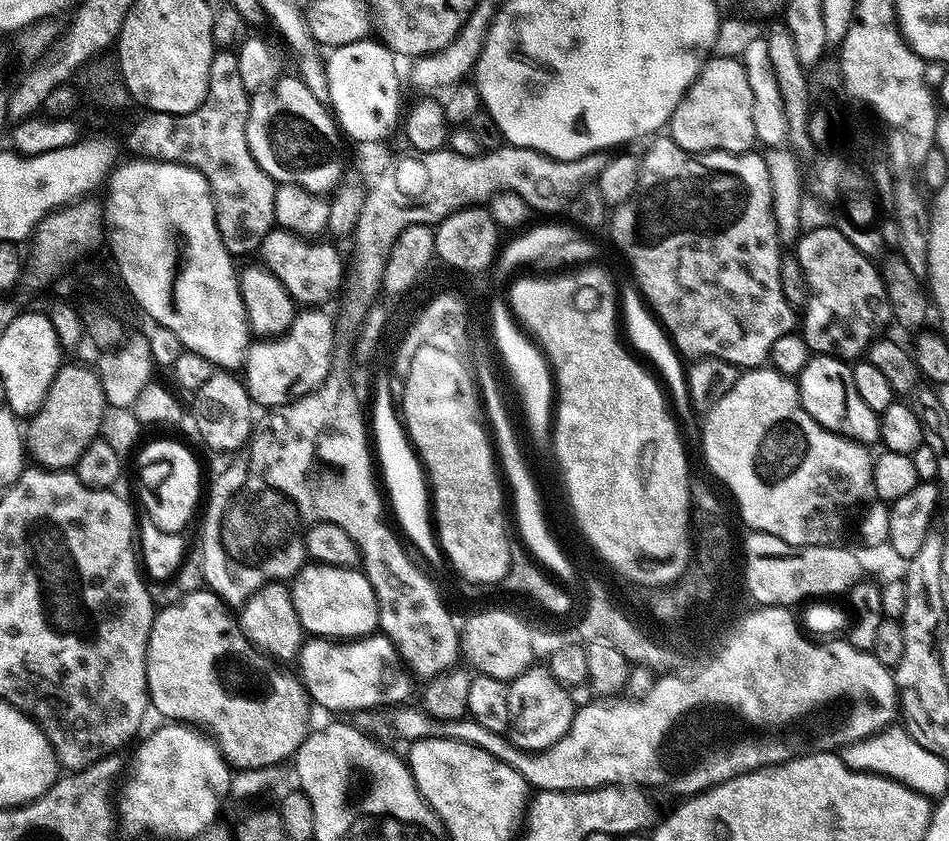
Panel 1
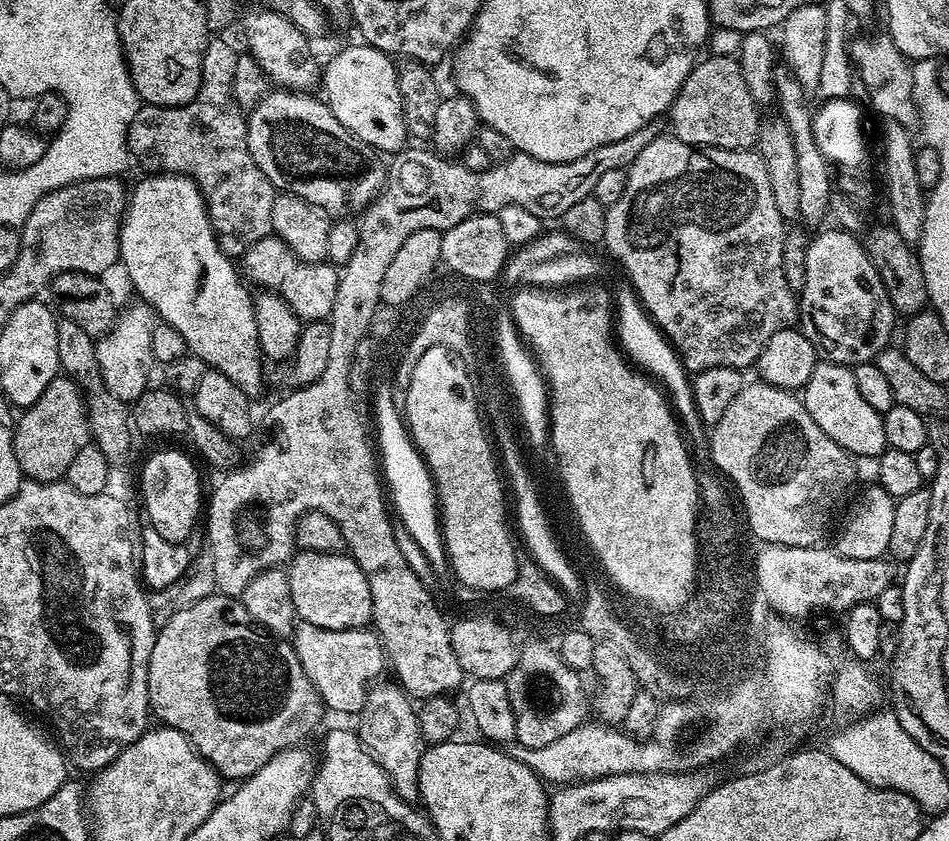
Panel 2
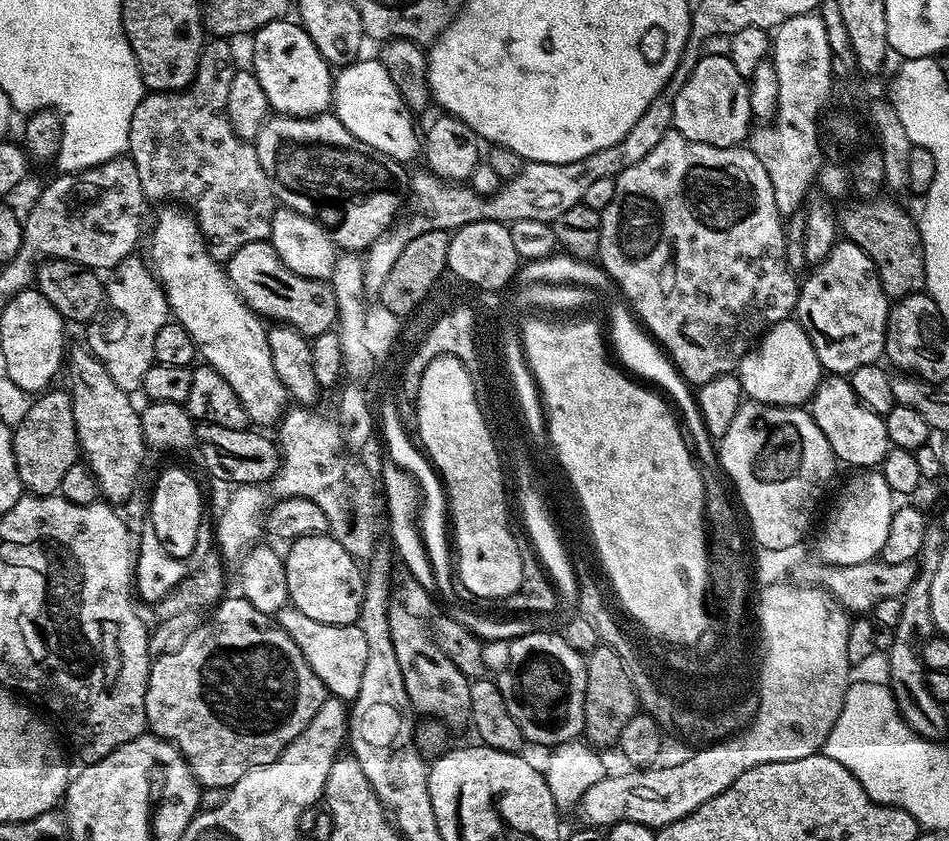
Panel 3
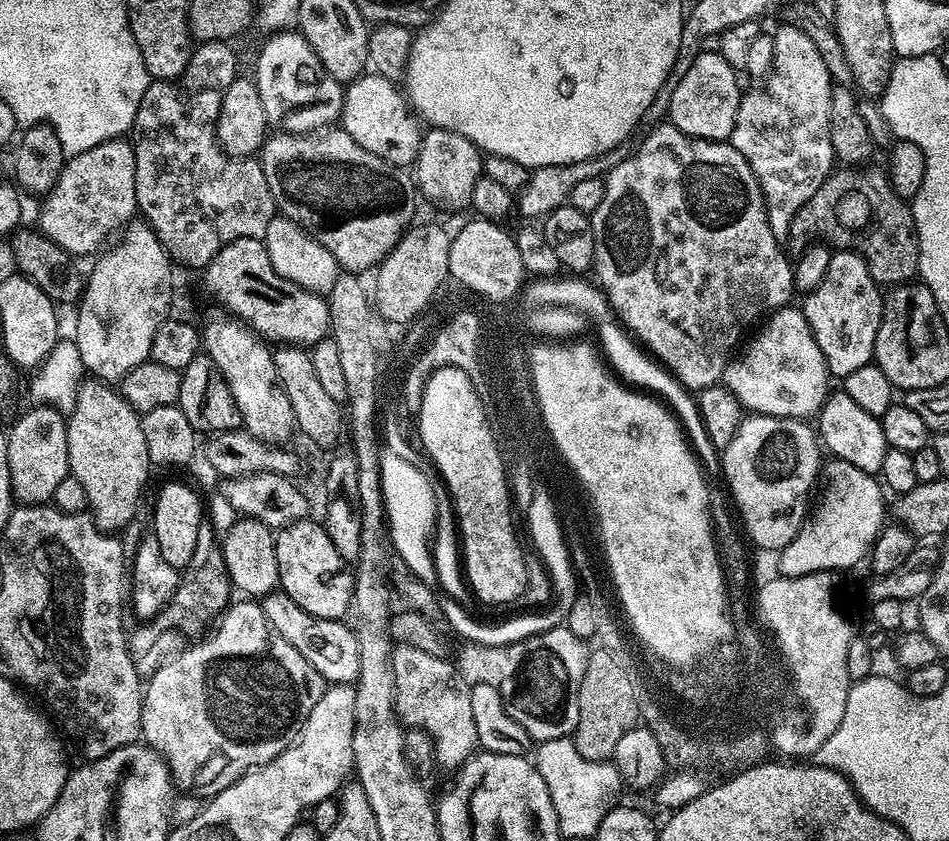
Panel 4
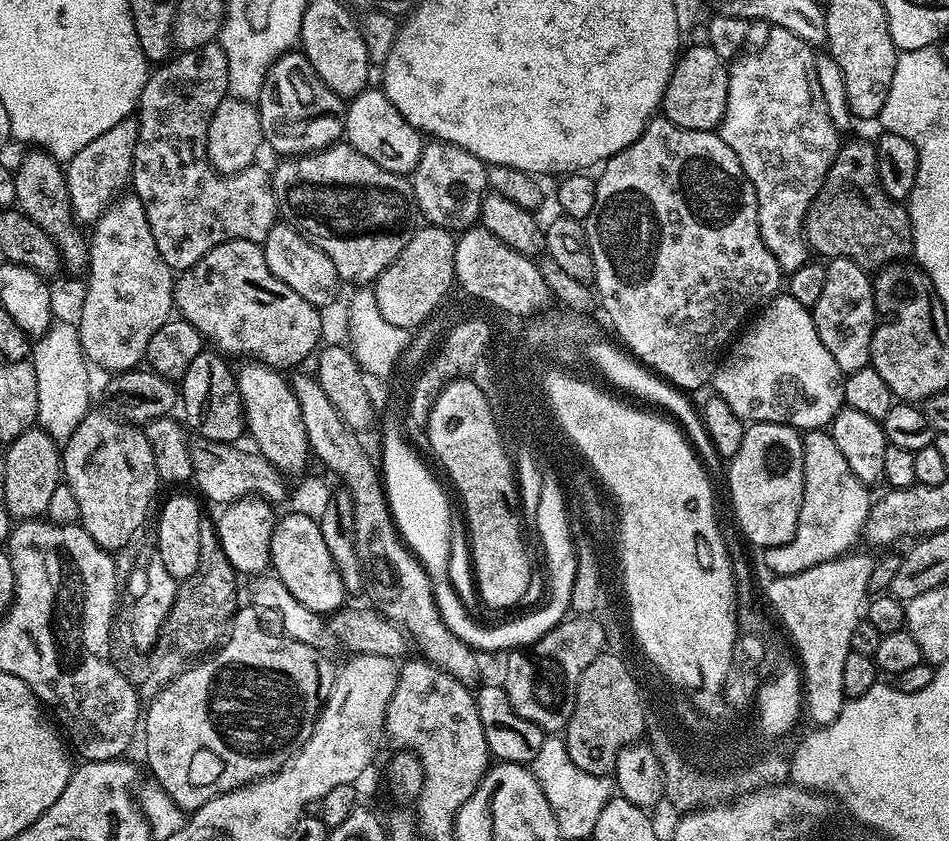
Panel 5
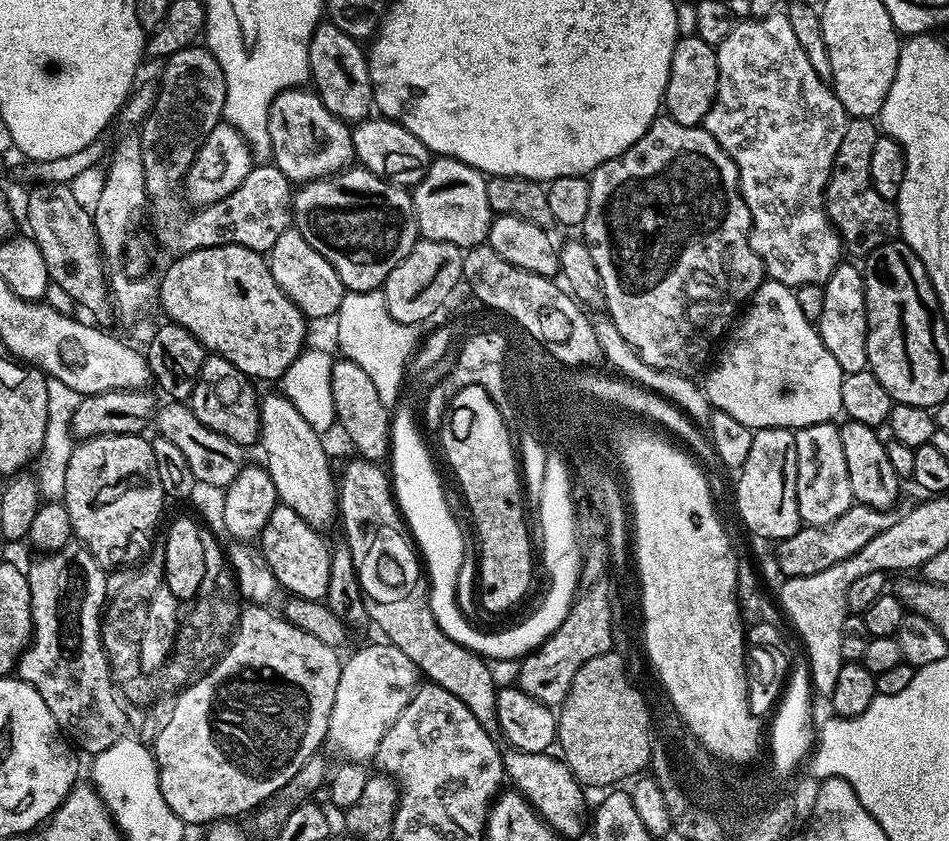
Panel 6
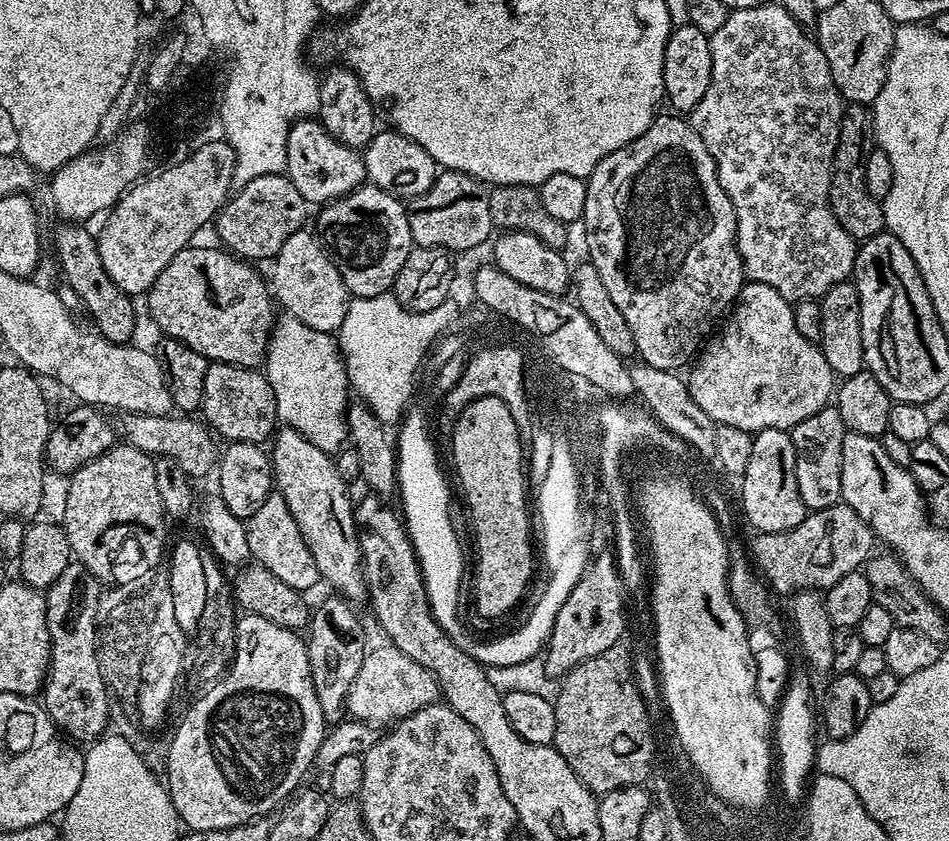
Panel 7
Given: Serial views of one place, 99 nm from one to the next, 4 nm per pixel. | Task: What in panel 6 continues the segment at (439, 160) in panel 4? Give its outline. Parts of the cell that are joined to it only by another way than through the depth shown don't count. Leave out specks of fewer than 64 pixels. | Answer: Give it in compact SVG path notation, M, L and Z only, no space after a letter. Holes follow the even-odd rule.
M436 156L420 183L411 189L417 233L425 240L450 242L461 250L479 248L487 241L494 215L486 198L485 173L452 156Z

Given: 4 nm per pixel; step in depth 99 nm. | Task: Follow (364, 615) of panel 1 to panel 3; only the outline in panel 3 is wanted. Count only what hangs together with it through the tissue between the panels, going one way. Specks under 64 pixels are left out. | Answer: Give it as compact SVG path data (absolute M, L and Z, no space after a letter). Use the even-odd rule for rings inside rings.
M335 535L302 536L289 543L282 559L286 570L291 607L302 610L306 618L327 624L351 624L359 618L362 606L362 572L352 568L354 558L336 542Z

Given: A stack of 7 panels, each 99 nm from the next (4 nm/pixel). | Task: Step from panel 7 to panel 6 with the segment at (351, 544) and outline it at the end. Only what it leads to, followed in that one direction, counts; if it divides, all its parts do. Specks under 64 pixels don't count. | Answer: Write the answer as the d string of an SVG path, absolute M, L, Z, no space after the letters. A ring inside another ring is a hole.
M276 394L260 400L258 444L259 447L264 447L262 463L268 469L270 478L274 478L279 503L290 506L290 510L298 514L298 518L302 518L305 525L313 530L328 528L332 523L335 525L338 520L338 480L334 472L332 476L332 468L328 465L328 452L320 440L323 440L321 433L315 432L310 422L306 422L306 418L298 414L298 409L294 407L294 402L290 402L290 398L286 398L283 394Z

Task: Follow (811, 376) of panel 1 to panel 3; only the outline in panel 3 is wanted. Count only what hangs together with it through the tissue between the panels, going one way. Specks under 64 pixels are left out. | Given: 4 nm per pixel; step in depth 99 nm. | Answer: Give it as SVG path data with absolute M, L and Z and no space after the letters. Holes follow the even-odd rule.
M840 374L825 375L811 398L810 411L841 465L853 464L856 470L872 470L886 458L890 445L884 418L870 411L858 394L854 394L851 379Z

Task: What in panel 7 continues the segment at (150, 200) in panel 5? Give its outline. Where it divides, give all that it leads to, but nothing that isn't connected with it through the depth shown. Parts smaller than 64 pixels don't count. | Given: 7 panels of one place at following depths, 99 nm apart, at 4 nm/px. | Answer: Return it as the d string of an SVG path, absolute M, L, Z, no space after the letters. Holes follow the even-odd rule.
M275 172L239 185L238 191L216 214L214 229L221 245L241 260L271 261L282 250L290 234L301 231L308 220L310 205L298 194L298 186L286 174Z

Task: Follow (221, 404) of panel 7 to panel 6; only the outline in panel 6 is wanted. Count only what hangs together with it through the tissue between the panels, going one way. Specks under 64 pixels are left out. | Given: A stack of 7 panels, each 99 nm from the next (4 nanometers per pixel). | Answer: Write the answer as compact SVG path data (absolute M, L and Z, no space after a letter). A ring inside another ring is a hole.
M215 354L205 355L202 370L190 397L192 412L202 422L210 426L214 434L230 438L230 442L241 446L255 445L260 439L260 400L256 396L257 385L238 366L226 362L226 358Z

